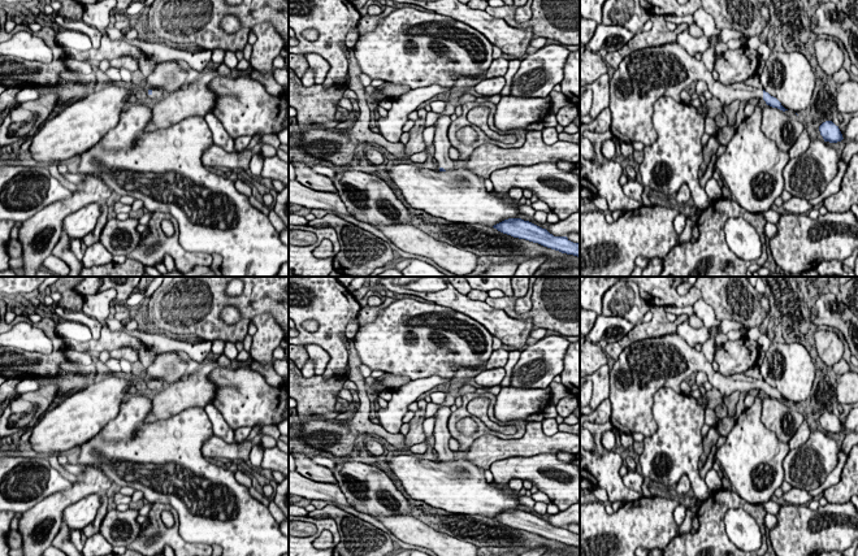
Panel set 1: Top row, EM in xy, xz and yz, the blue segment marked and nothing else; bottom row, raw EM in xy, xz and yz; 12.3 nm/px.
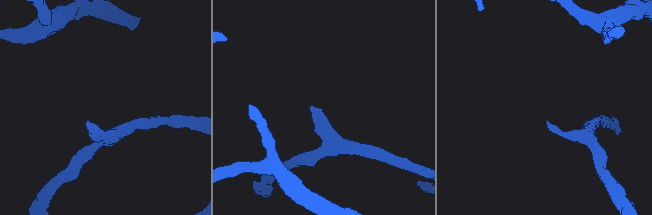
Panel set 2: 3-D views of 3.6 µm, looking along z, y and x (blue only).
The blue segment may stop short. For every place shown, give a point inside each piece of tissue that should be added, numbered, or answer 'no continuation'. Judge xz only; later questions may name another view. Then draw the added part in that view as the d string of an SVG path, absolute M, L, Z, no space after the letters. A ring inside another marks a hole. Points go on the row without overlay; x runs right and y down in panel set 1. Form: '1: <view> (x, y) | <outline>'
1: xz (441, 433) | M439 407L436 413L436 423L434 423L434 451L437 453L438 461L443 459L446 462L454 461L454 451L450 449L448 442L451 439L451 434L447 427L448 418L451 416L450 407Z

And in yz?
1: yz (645, 366) | M677 334L638 340L623 349L610 370L610 421L614 429L628 435L653 435L656 431L654 395L662 387L681 394L680 383L698 372L707 375L723 398L733 391L763 391L763 381L742 373L724 377L714 370L705 355Z

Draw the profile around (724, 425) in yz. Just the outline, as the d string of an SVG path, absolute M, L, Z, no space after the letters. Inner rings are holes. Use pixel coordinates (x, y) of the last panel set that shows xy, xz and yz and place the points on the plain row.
M740 392L740 398L736 405L736 414L733 417L724 417L718 421L718 431L720 436L727 436L733 429L737 418L745 411L744 399L749 392Z

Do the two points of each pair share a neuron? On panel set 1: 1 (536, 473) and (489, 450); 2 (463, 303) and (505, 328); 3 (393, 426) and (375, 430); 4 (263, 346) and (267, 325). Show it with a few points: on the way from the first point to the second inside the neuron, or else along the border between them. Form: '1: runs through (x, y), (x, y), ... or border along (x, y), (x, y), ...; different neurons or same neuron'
1: border along (537, 454), (499, 459), (488, 469); different neurons
2: runs through (473, 308), (494, 320); same neuron
3: border along (380, 424), (389, 431), (398, 433); different neurons
4: runs through (265, 341), (267, 330); same neuron

